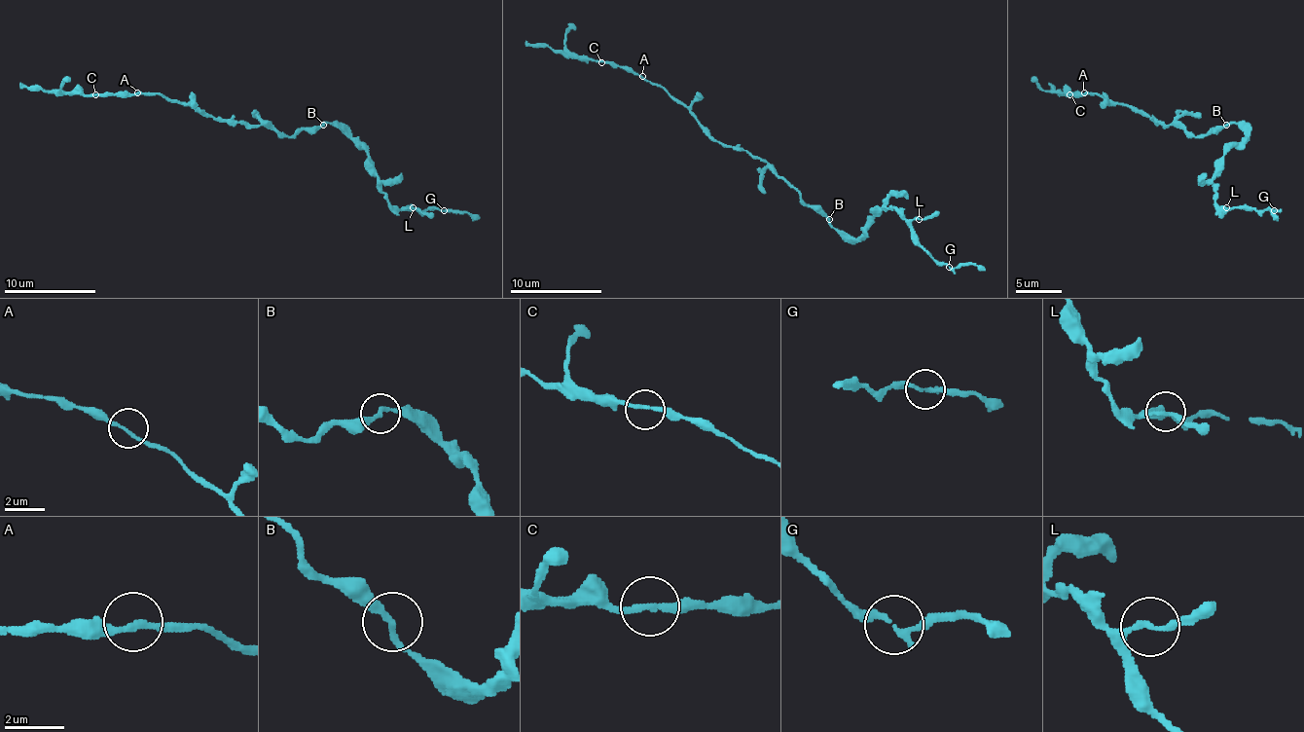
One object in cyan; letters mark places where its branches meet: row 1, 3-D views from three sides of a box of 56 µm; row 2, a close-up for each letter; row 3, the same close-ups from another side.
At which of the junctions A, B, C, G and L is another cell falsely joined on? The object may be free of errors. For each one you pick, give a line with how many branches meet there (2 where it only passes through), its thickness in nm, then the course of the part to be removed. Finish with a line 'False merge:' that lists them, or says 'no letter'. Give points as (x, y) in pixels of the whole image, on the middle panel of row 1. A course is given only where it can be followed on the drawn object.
False merge: no letter

